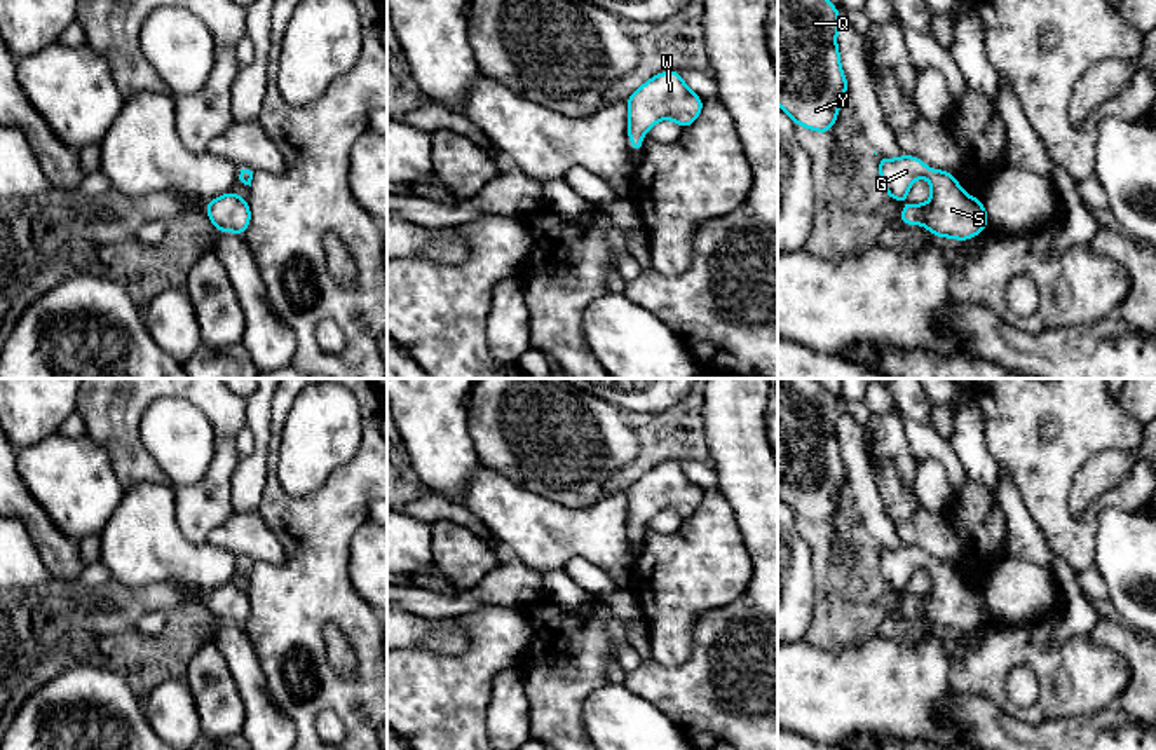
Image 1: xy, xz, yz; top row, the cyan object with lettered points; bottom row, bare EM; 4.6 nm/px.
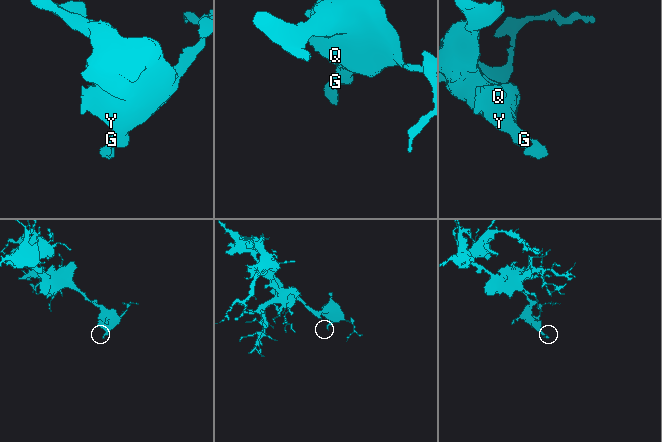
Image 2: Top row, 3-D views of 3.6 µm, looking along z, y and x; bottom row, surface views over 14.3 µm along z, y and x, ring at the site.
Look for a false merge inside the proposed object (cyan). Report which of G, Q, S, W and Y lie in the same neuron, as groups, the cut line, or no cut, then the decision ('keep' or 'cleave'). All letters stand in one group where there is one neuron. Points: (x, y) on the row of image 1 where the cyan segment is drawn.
G Q S W Y; no cut; keep

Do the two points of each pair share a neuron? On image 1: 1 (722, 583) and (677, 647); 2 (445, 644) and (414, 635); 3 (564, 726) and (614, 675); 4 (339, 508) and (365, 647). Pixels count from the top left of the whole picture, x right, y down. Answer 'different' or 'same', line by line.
1: same
2: same
3: different
4: same

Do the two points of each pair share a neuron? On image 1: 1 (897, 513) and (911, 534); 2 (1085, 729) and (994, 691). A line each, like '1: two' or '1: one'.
1: two
2: two

